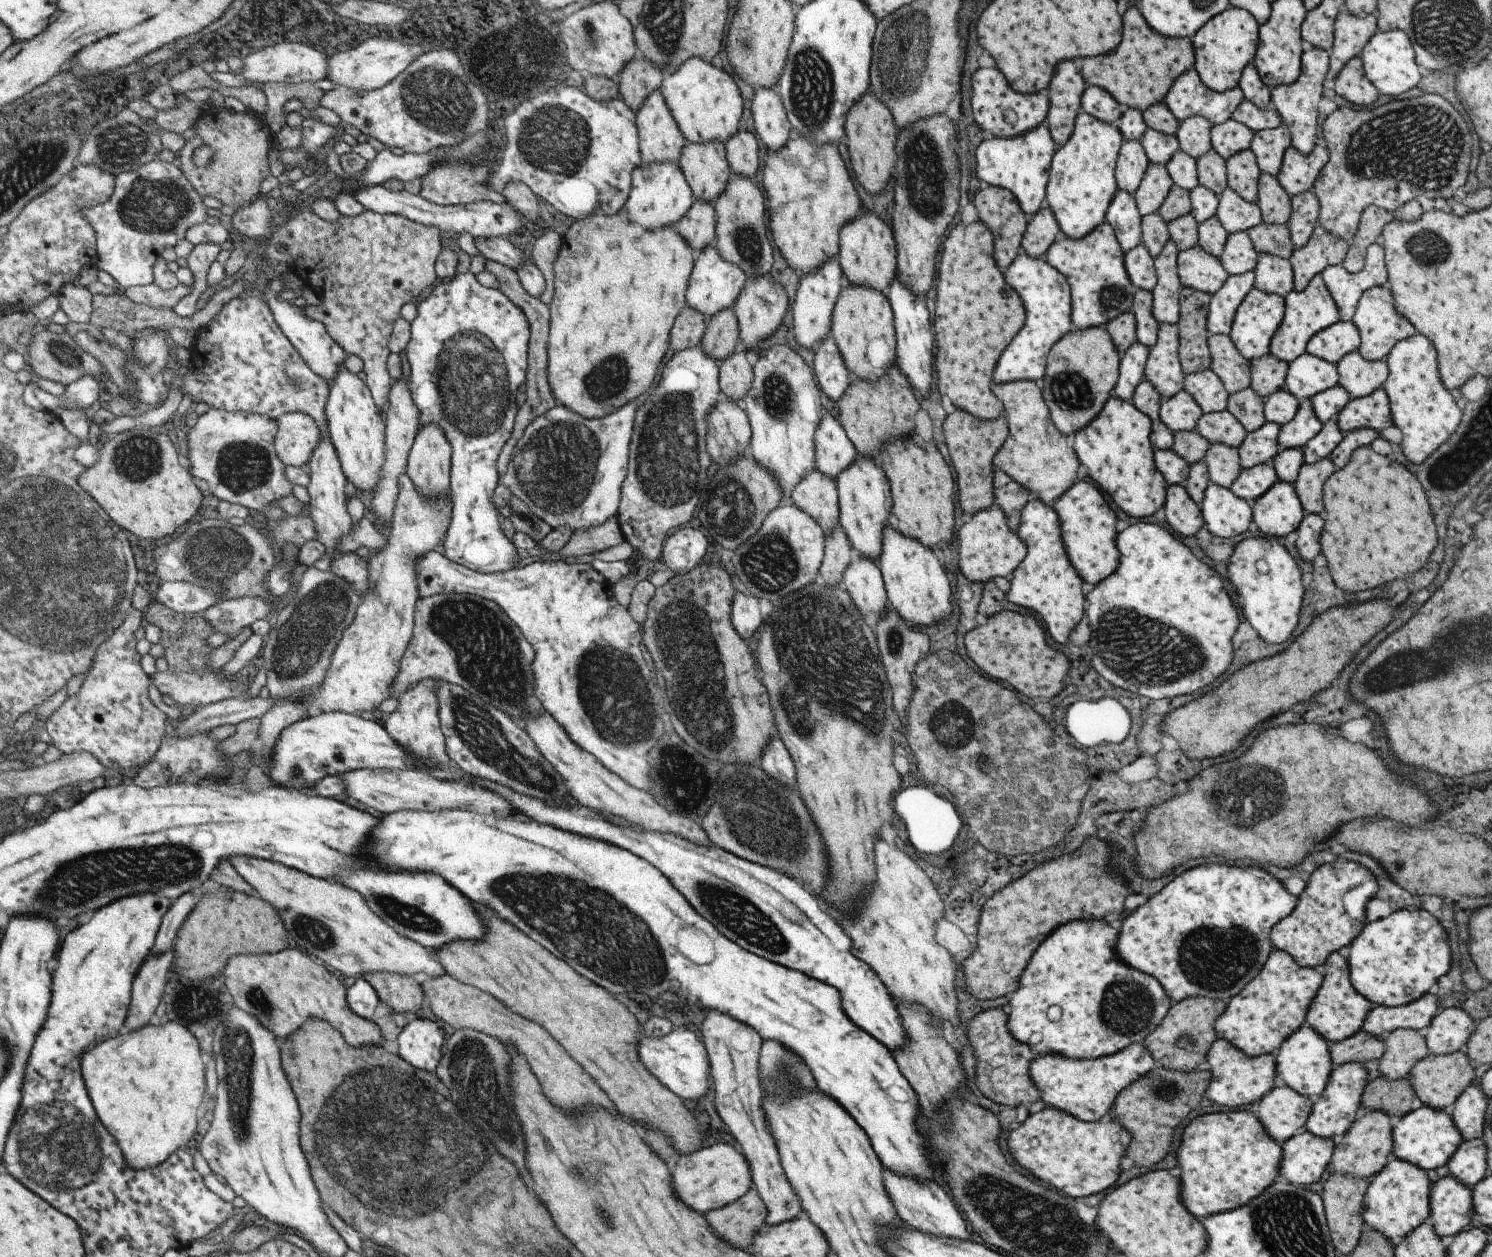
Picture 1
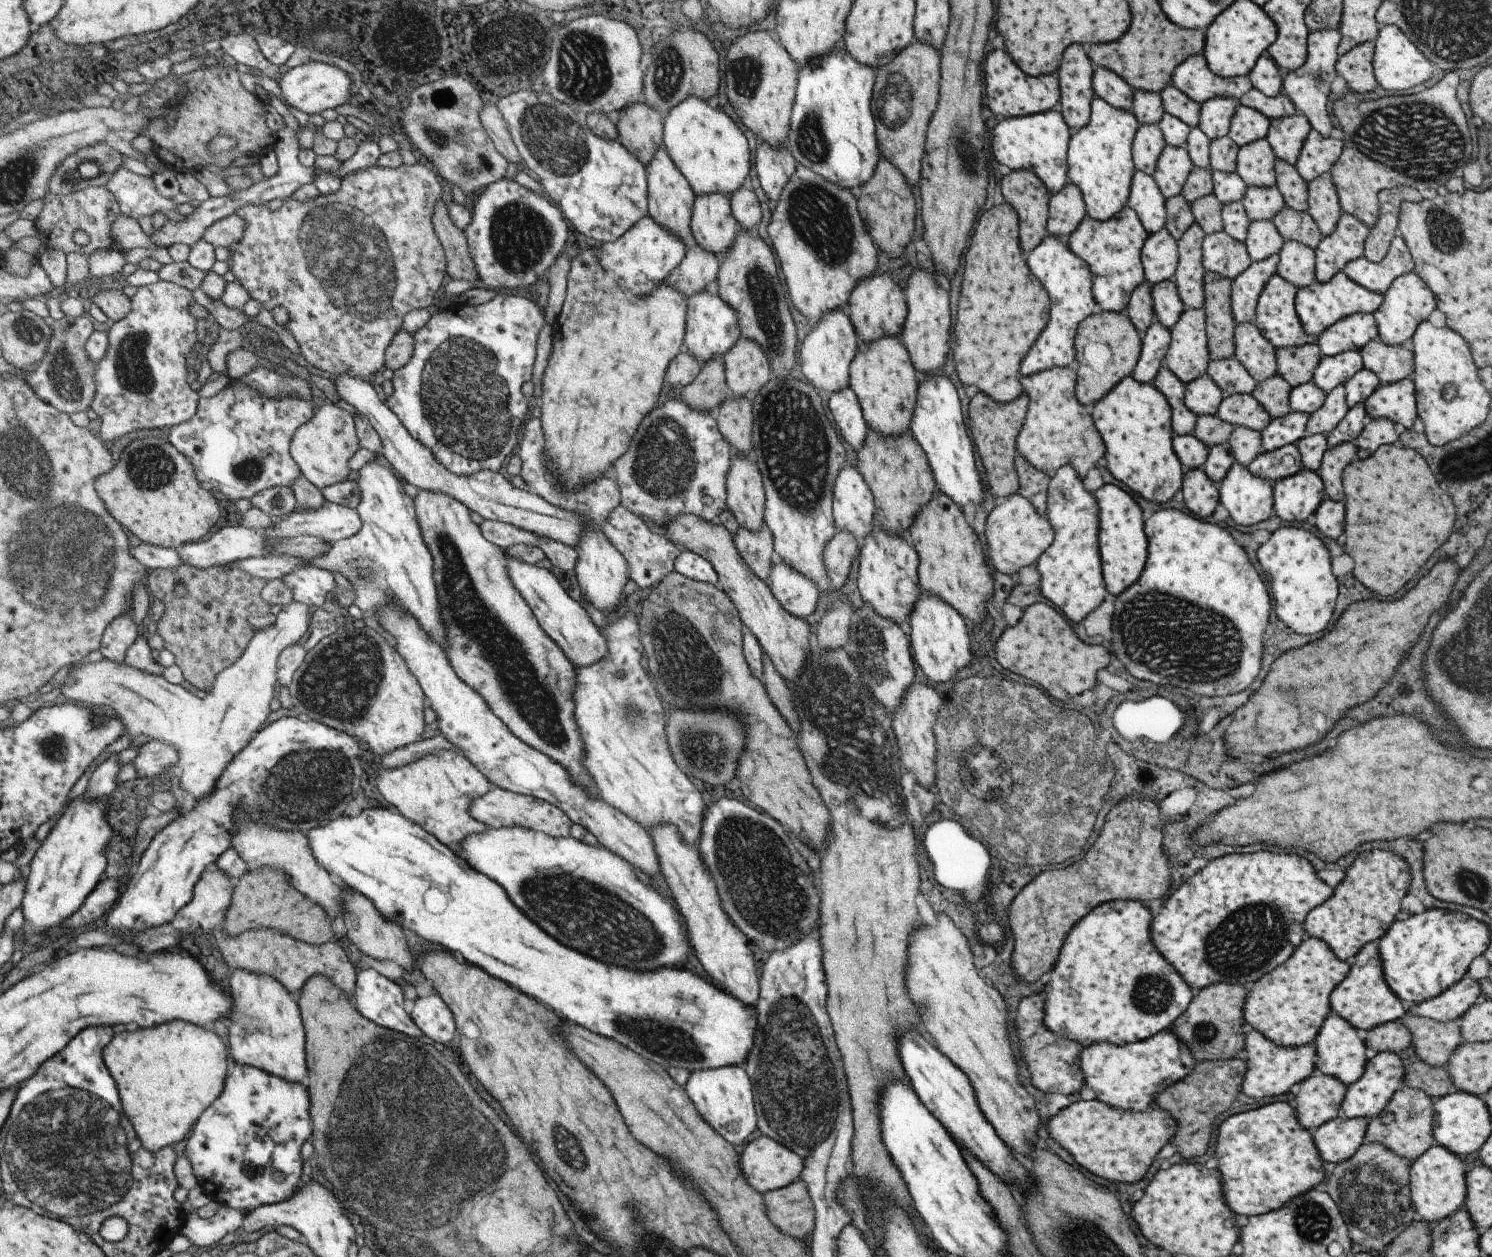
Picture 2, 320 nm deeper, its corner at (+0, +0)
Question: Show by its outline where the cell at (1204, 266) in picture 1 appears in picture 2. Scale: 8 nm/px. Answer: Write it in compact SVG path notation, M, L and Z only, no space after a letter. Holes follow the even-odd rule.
M1222 230L1203 237L1201 254L1206 272L1216 272L1231 281L1253 262L1245 243L1236 241Z

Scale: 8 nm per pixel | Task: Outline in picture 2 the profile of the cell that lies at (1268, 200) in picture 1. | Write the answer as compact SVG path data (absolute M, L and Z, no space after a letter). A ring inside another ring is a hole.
M1276 158L1274 173L1276 176L1275 186L1279 189L1285 206L1305 212L1308 209L1307 182L1299 176L1294 165Z

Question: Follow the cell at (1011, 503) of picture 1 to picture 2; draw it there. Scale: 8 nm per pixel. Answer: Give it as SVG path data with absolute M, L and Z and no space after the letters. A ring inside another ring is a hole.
M1019 453L1014 456L1014 467L1018 476L1016 493L1031 502L1040 515L1045 514L1050 476L1029 464Z

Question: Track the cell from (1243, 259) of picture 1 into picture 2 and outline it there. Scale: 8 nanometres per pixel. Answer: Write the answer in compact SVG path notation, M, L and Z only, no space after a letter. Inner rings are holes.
M1270 220L1251 221L1244 240L1247 254L1252 261L1262 261L1278 253L1284 242Z

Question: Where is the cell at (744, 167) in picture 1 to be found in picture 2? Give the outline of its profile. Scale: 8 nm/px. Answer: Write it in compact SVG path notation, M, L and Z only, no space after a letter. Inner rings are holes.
M741 187L732 192L728 198L730 200L730 211L736 220L737 228L750 233L754 233L761 220L759 202L755 194Z

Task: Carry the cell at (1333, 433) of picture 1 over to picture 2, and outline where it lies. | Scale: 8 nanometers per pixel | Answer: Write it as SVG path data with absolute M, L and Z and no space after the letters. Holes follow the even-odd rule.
M1363 402L1348 408L1335 428L1332 428L1331 432L1326 435L1326 448L1330 449L1344 442L1354 441L1361 432L1366 419L1367 414Z

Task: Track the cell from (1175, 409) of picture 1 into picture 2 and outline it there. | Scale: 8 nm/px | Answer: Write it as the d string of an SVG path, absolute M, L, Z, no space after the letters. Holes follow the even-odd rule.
M1203 373L1184 384L1183 402L1197 415L1215 415L1223 398L1221 389Z

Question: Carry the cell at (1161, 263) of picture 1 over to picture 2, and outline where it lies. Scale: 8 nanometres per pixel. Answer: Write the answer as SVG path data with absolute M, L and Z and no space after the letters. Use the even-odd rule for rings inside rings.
M1193 221L1179 240L1176 240L1178 263L1172 280L1187 309L1201 308L1204 303L1202 286L1206 270L1202 265L1201 245L1205 235L1202 228Z

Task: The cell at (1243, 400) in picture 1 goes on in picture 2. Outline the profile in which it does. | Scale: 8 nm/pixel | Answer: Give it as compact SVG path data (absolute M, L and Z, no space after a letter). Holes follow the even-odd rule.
M1277 374L1262 381L1256 381L1251 396L1270 414L1270 418L1282 417L1289 413L1290 384Z

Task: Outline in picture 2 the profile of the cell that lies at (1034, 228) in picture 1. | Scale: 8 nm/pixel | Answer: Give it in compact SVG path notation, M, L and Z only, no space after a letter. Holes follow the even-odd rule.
M1066 182L1059 192L1048 198L1046 231L1051 236L1066 239L1086 217L1082 192L1075 183Z

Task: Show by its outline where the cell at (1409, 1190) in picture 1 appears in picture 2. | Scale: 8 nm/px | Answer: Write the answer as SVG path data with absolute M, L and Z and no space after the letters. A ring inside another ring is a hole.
M1439 1144L1431 1145L1421 1156L1412 1160L1410 1171L1408 1172L1408 1181L1411 1200L1417 1212L1417 1218L1427 1222L1437 1222L1462 1208L1466 1195L1467 1161L1464 1160L1463 1162L1454 1152Z

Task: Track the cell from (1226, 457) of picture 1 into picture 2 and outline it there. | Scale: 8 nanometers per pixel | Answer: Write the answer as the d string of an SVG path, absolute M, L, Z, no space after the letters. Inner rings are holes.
M1236 426L1226 440L1233 462L1247 466L1253 458L1263 452L1261 449L1260 431L1254 431L1246 426Z

